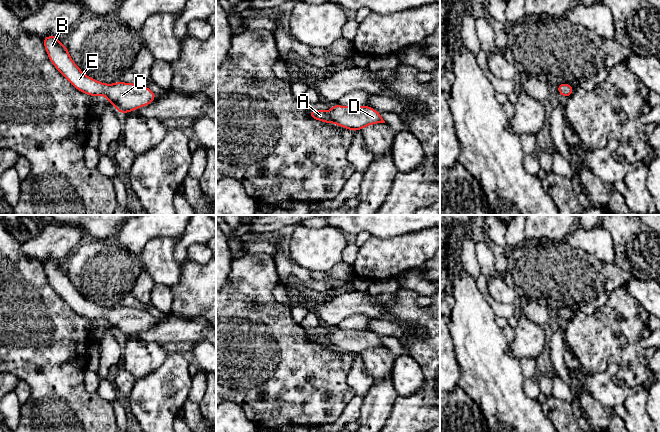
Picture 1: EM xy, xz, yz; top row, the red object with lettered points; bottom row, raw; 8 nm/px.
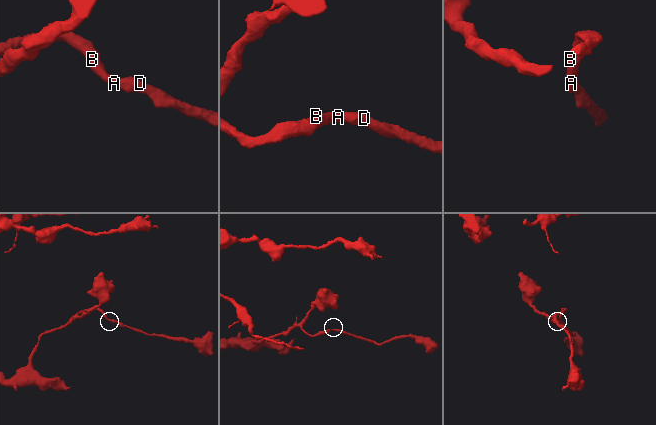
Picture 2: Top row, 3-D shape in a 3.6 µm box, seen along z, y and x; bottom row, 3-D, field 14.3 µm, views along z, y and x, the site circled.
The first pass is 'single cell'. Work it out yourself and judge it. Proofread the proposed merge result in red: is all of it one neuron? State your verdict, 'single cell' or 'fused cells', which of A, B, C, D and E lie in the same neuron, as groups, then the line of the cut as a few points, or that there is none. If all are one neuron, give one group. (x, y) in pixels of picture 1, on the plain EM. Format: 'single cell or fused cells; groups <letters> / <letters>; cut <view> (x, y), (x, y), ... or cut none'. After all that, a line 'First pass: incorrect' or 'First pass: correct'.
single cell; groups A B C D E; cut none
First pass: correct

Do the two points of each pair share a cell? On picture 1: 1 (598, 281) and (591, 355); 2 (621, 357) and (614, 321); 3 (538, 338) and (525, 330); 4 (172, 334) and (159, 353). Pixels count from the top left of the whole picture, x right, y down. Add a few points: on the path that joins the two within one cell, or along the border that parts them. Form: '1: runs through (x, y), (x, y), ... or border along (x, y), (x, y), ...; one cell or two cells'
1: border along (610, 293), (607, 300), (590, 314), (574, 312); two cells
2: runs through (614, 348), (614, 330); one cell
3: runs through (535, 338), (528, 333); one cell
4: border along (137, 339), (160, 344); two cells

